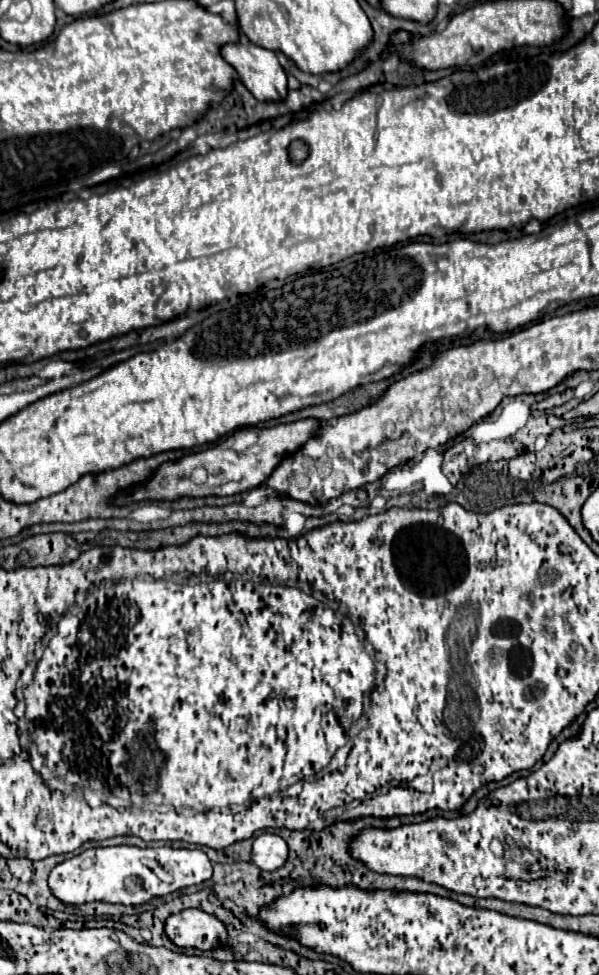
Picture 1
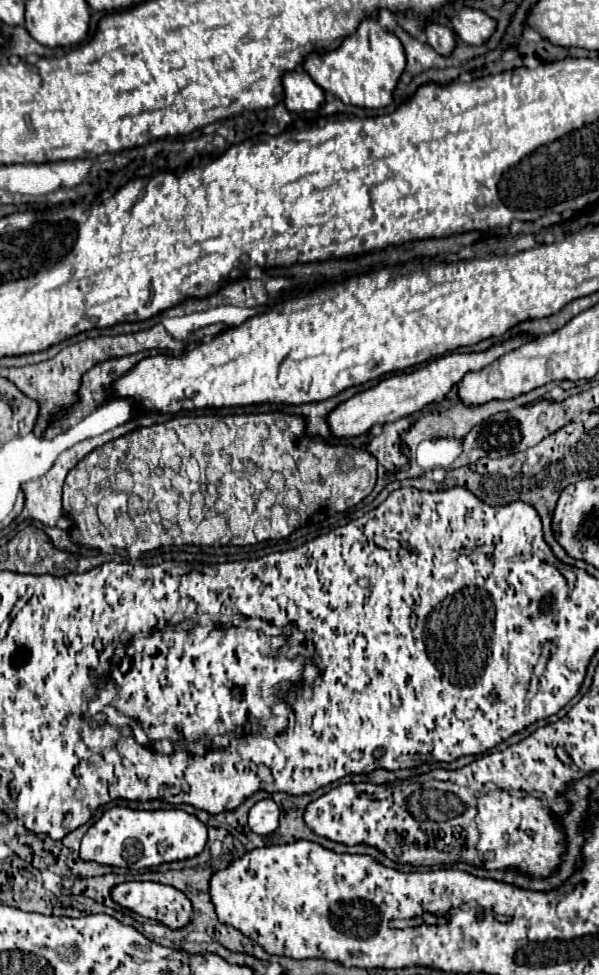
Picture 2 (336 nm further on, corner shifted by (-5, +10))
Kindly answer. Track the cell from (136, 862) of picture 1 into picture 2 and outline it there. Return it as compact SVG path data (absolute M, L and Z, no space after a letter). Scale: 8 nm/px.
M115 806L85 832L81 840L81 860L127 870L153 868L165 862L179 862L193 858L205 850L207 828L195 816L183 810L157 810L143 812Z

